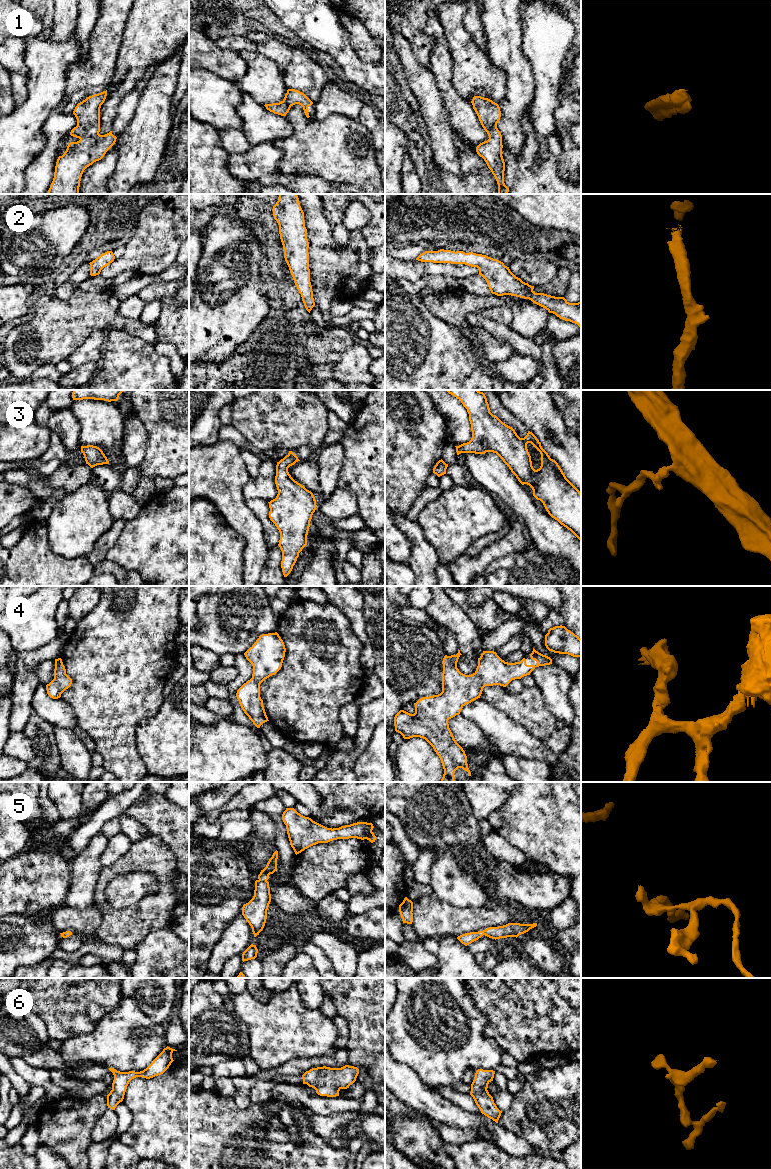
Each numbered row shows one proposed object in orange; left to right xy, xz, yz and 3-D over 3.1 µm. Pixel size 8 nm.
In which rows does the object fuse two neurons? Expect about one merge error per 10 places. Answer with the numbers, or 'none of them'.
none of them

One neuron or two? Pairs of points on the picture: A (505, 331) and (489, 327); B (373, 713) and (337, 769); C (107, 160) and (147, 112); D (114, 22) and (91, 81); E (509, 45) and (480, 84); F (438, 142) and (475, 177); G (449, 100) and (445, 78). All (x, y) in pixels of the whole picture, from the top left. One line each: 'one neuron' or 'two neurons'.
A: one neuron
B: one neuron
C: two neurons
D: one neuron
E: two neurons
F: two neurons
G: one neuron

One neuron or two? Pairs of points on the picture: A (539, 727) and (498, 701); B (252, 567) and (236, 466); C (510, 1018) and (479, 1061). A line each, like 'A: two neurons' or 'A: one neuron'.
A: one neuron
B: one neuron
C: two neurons

